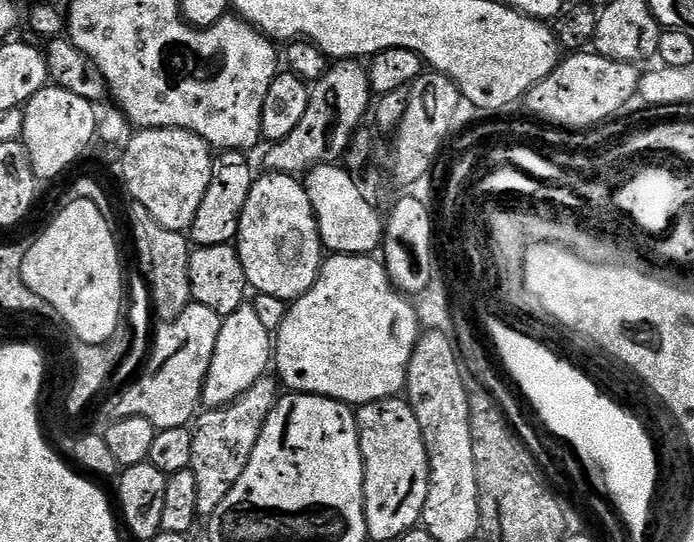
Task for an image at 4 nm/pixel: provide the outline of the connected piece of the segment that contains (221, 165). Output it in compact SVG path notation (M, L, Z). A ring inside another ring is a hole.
M224 150L215 157L210 187L206 189L206 195L202 198L202 206L198 206L198 214L194 214L194 222L190 229L190 240L195 247L220 246L235 241L238 222L242 218L246 198L250 198L254 179L254 171L252 172L244 156L247 155L240 150Z

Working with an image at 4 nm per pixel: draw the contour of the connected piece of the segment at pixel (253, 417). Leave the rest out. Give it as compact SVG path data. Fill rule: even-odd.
M266 375L254 382L254 386L250 386L250 390L246 390L246 394L242 394L233 404L227 404L224 408L209 408L197 415L192 428L194 451L190 457L190 468L198 490L198 517L212 517L214 510L222 506L226 494L234 490L234 482L242 478L242 470L246 470L246 462L250 462L250 454L254 454L258 434L262 434L262 426L266 426L266 418L276 405L276 388L277 381Z

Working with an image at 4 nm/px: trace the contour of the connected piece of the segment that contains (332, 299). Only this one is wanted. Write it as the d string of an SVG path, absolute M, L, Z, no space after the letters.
M329 255L320 265L314 286L288 304L286 318L282 318L282 326L274 333L274 372L289 393L325 396L359 406L396 398L405 391L410 358L422 327L412 305L415 303L393 284L383 263L374 259L371 255Z

